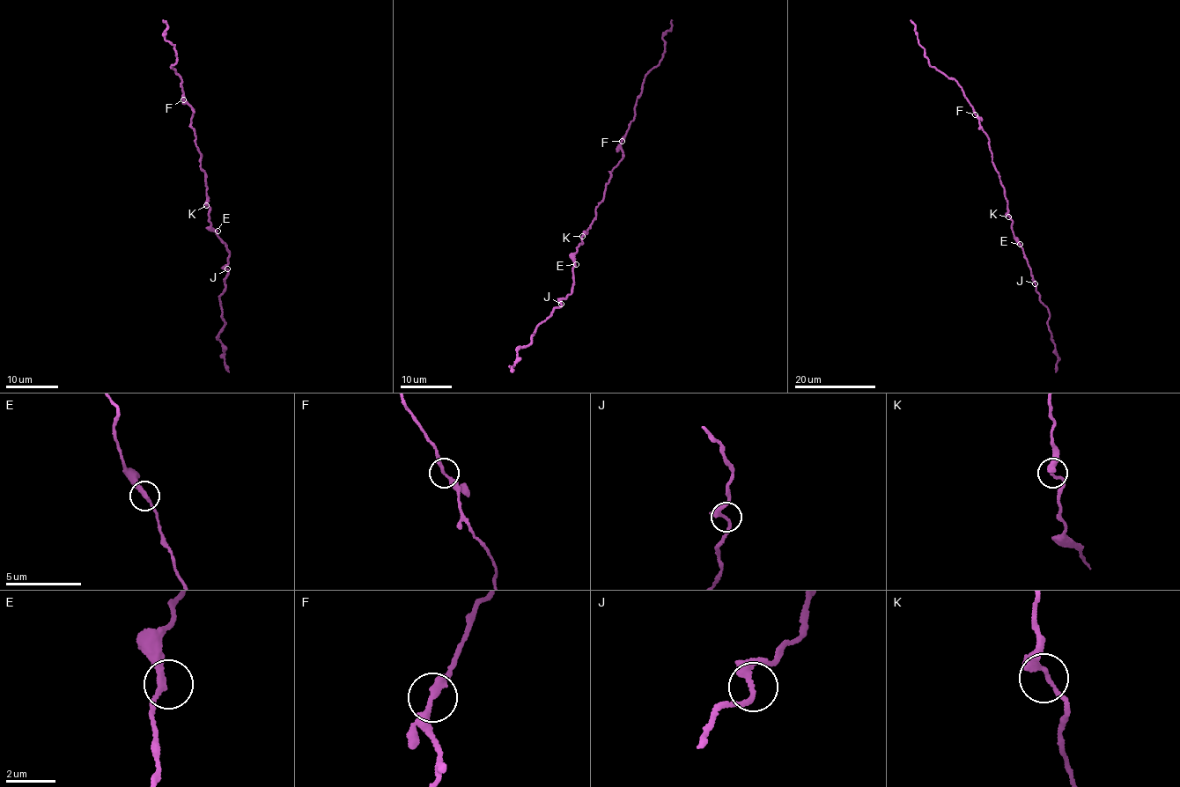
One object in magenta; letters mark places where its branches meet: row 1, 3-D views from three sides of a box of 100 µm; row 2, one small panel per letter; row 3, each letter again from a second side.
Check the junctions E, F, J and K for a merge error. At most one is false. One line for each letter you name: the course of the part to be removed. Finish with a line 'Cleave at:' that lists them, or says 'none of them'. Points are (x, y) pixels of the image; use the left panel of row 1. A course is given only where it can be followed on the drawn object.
F: course (183, 99), (180, 77), (170, 67), (175, 62), (175, 46), (165, 40), (167, 24), (163, 20)
Cleave at: F

